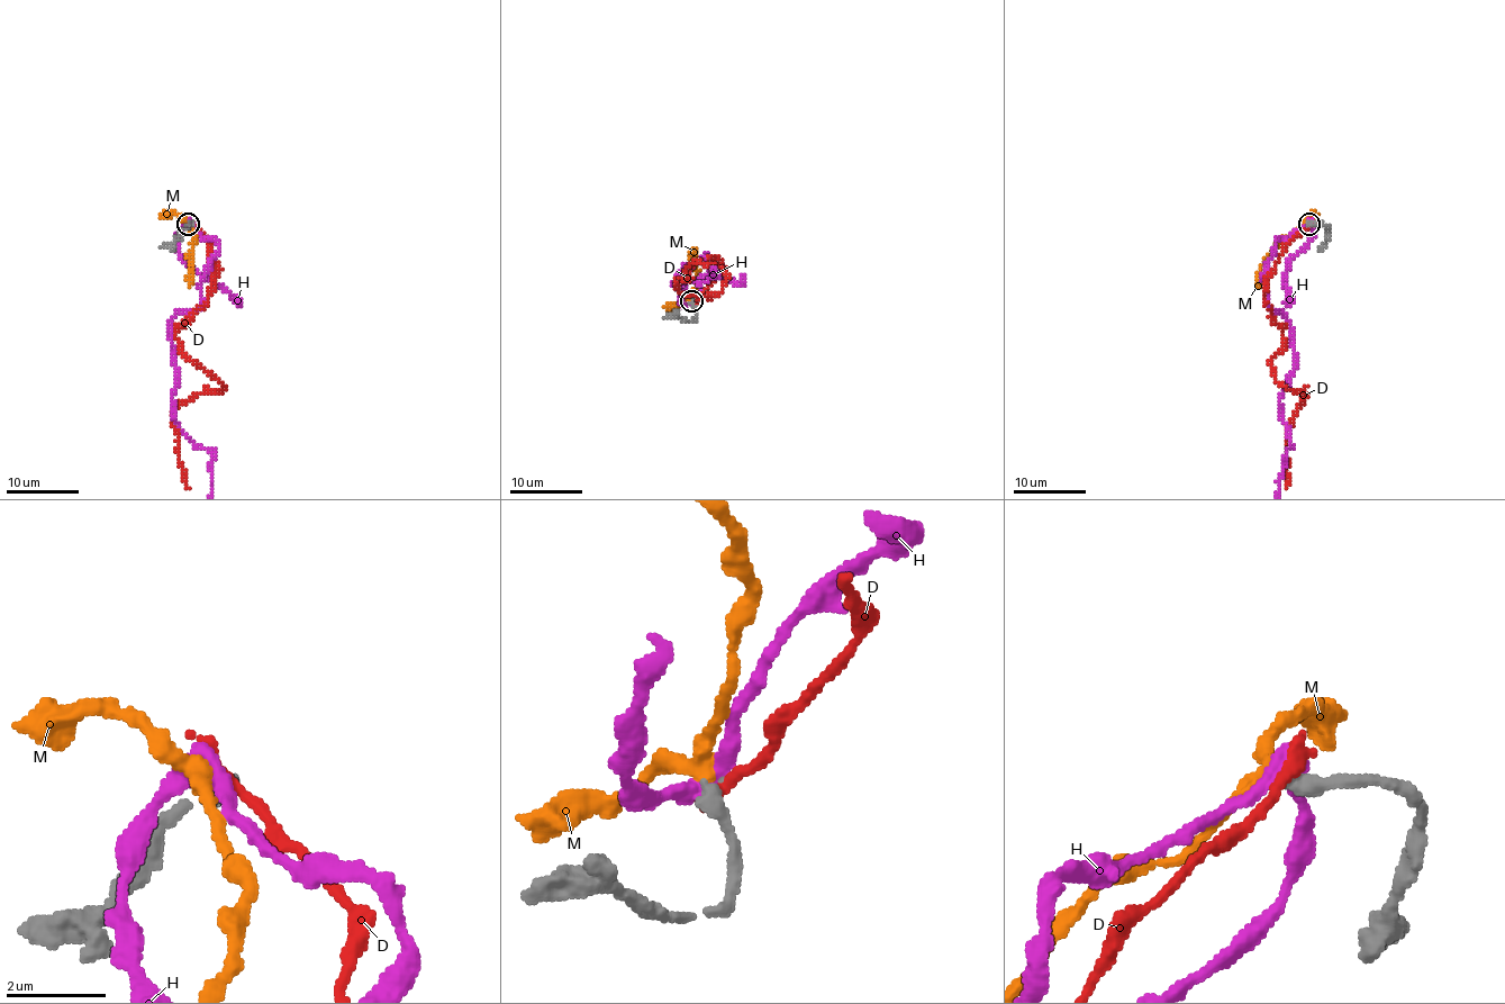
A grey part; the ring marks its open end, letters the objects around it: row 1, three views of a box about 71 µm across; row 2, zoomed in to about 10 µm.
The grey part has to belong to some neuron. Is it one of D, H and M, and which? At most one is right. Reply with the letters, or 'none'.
M

